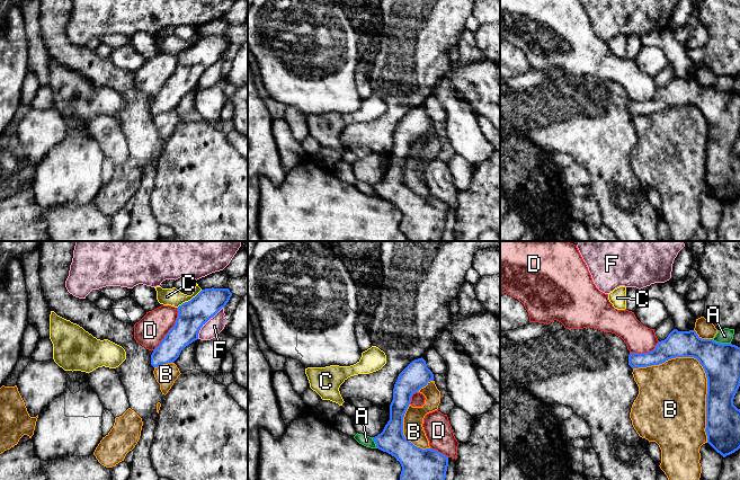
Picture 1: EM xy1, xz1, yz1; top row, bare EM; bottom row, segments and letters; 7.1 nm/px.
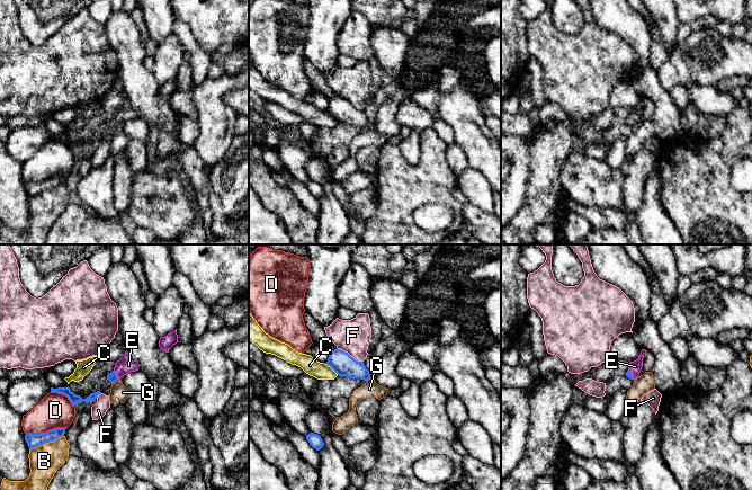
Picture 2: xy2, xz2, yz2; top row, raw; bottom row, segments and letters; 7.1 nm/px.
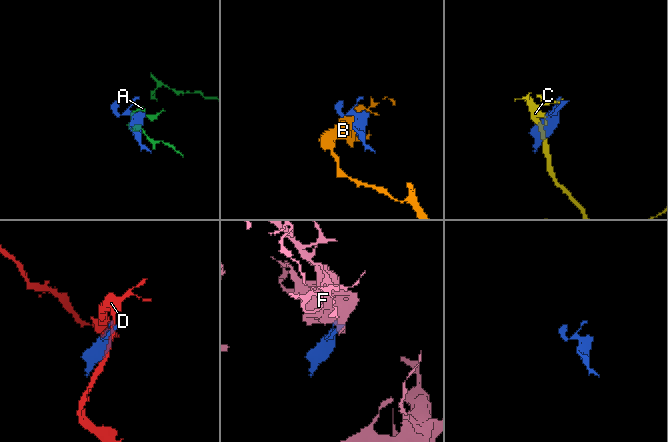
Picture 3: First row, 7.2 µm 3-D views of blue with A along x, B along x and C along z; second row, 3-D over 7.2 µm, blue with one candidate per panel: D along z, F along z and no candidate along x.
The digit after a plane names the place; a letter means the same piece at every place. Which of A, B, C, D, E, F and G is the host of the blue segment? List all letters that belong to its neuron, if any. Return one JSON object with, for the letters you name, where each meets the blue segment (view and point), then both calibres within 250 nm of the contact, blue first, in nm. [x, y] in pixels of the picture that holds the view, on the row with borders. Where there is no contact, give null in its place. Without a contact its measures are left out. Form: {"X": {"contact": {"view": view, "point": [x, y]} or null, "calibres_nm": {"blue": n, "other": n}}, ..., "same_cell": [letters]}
{"E": {"contact": {"view": "xy2", "point": [116, 374]}, "calibres_nm": {"blue": 70, "other": 120}}, "same_cell": ["E"]}

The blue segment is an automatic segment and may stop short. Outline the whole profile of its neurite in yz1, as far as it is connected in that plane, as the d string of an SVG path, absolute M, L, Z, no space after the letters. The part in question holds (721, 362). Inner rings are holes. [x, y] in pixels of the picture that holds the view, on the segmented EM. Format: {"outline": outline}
{"outline": "M674 329L649 353L630 353L632 368L659 365L676 357L694 357L707 377L707 443L723 457L740 448L740 409L733 405L740 386L740 347L702 339L695 330Z"}

